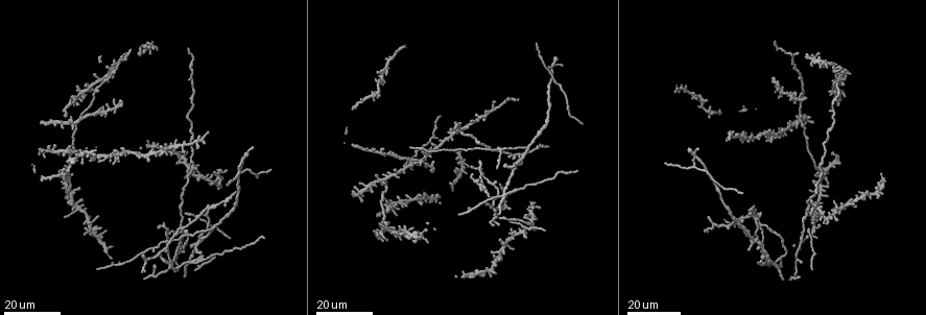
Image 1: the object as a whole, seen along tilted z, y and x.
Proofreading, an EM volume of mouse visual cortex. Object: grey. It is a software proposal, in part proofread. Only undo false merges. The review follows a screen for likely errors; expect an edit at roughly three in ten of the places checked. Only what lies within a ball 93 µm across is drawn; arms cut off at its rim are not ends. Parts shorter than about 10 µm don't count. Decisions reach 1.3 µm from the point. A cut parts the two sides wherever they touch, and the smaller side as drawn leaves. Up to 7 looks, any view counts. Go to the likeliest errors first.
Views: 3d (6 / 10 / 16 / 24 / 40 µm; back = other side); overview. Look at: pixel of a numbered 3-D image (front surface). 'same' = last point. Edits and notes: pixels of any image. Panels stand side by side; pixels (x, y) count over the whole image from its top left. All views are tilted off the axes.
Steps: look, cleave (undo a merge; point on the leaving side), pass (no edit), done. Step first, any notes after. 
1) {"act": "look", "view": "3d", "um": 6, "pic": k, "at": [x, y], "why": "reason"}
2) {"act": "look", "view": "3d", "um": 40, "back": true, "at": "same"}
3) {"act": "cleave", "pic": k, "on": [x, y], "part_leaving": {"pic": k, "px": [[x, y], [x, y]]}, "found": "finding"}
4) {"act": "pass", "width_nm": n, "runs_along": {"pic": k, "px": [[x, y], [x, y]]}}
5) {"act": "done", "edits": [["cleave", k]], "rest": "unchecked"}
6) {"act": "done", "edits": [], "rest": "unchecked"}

{"act": "look", "view": "3d", "um": 24, "pic": 1, "at": [506, 194], "why": "looks like a crossing"}

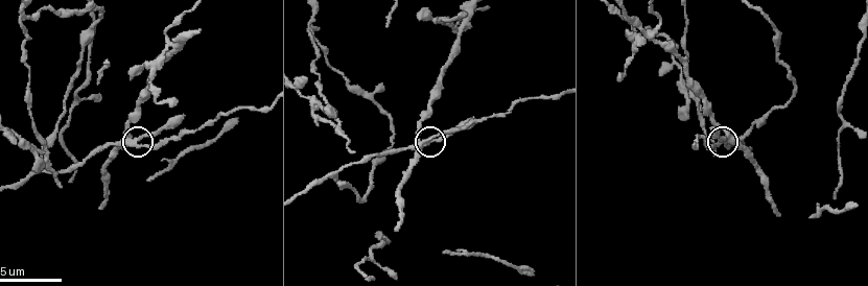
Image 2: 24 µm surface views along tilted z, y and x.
{"act": "look", "view": "3d", "um": 6, "pic": 2, "at": [725, 133], "why": "closer look"}

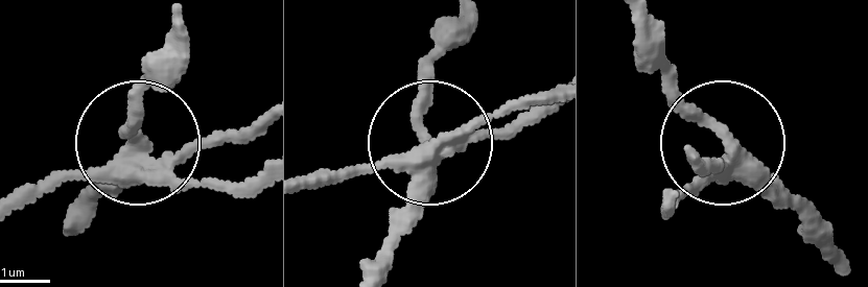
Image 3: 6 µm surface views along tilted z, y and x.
{"act": "cleave", "pic": 3, "on": [390, 216], "width_nm": 330, "part_leaving": {"pic": 3, "px": [[436, 163], [376, 268]]}, "found": "two neurons meet here"}

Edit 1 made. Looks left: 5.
{"act": "look", "view": "3d", "um": 24, "pic": 1, "at": [105, 113], "why": "looks like a crossing"}

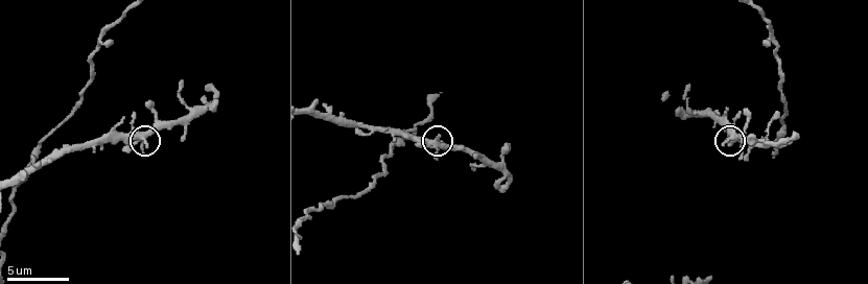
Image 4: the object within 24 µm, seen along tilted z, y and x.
{"act": "look", "view": "3d", "um": 6, "pic": 4, "at": [733, 136]}

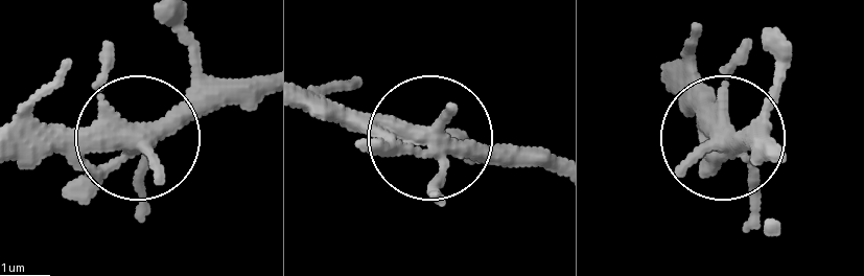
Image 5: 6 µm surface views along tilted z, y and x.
{"act": "pass", "found": "all the same neuron"}

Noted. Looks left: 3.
{"act": "look", "view": "3d", "um": 10, "pic": 2, "at": [374, 103]}

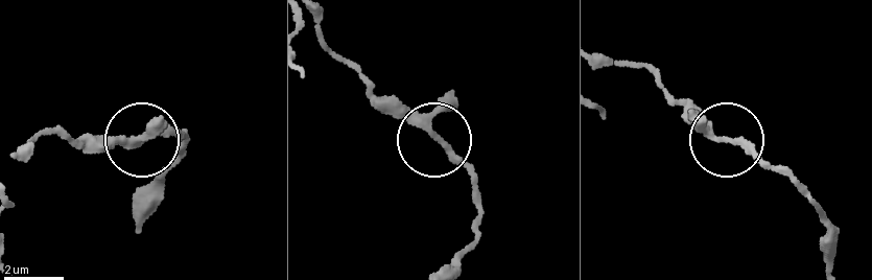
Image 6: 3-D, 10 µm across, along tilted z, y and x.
{"act": "pass", "arms": 3, "found": "all the same neuron"}

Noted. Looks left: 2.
{"act": "done", "edits": [["cleave", 3]], "rest": "unchecked"}

